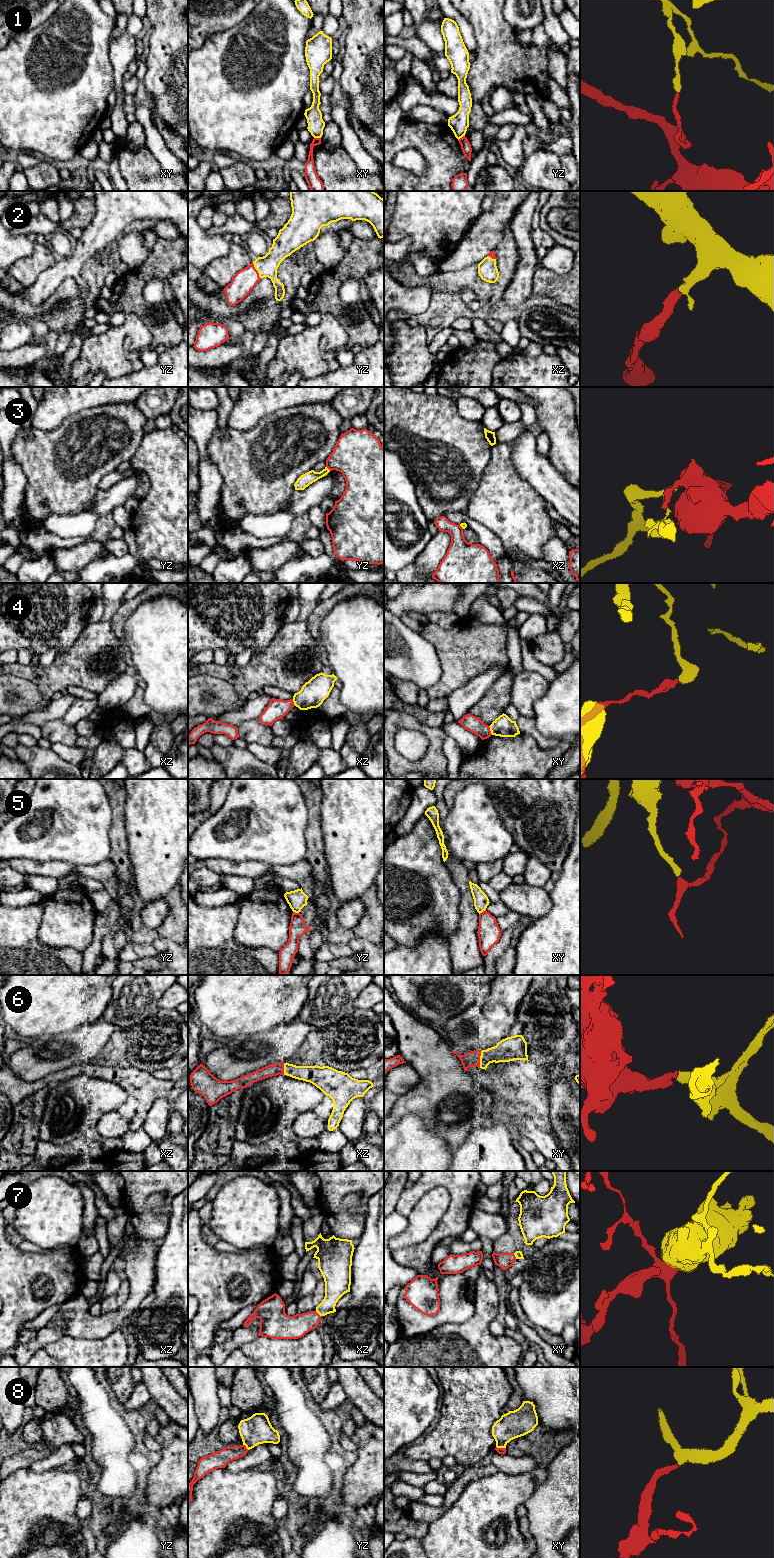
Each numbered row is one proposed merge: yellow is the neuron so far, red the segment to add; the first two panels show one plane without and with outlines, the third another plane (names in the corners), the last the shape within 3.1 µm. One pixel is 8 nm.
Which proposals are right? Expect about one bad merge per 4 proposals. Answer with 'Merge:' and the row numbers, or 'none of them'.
Merge: 2, 6, 7, 8

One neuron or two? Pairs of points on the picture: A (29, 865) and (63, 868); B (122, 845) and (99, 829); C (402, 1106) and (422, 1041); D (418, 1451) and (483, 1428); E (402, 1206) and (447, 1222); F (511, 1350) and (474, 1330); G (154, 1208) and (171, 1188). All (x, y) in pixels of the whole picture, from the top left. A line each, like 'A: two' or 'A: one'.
A: one
B: two
C: one
D: one
E: one
F: one
G: two

